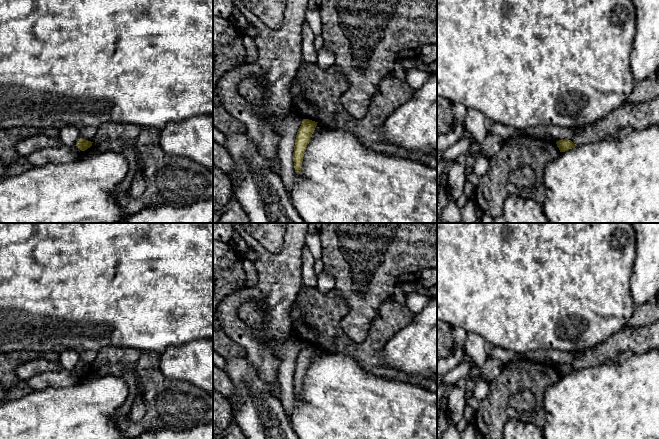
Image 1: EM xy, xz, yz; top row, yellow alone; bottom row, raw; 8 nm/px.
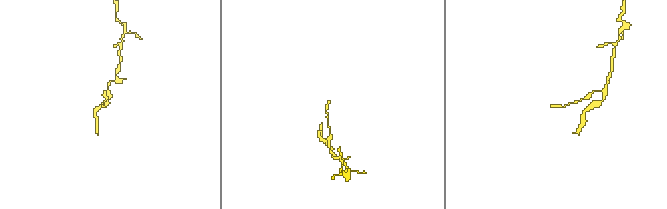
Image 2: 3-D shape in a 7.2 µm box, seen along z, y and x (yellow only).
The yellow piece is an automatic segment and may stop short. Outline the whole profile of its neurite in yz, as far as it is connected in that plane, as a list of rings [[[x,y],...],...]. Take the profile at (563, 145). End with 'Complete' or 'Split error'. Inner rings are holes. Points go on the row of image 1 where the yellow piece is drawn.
[[[564,139],[564,140],[559,140],[556,142],[557,147],[559,148],[560,152],[565,152],[569,149],[575,148],[576,144],[574,144],[571,140]]]. Complete

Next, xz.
[[[303,119],[303,122],[297,132],[296,142],[293,152],[293,162],[294,162],[295,172],[299,174],[301,172],[304,152],[311,140],[312,134],[317,126],[317,123],[318,122],[309,119]]]. Complete

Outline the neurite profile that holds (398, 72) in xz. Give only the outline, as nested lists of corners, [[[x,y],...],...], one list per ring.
[[[399,63],[394,64],[394,69],[392,71],[392,75],[403,82],[405,82],[406,74],[405,74],[405,68],[403,68]]]

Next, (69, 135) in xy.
[[[65,126],[60,129],[58,137],[66,146],[76,146],[77,141],[80,139],[80,131],[74,126]]]

